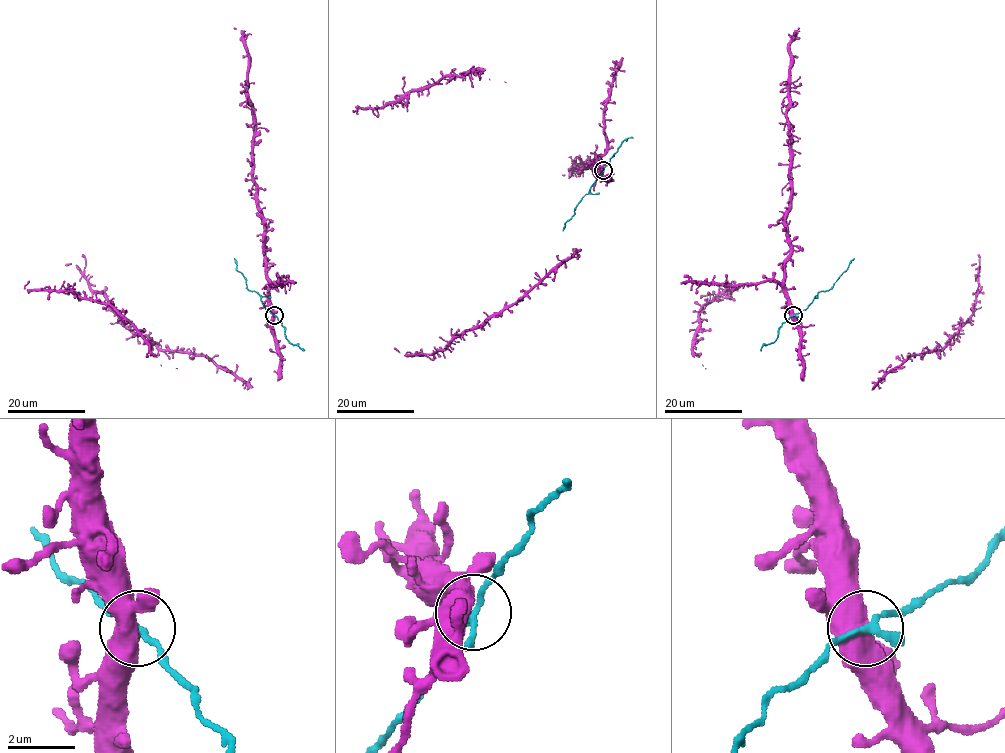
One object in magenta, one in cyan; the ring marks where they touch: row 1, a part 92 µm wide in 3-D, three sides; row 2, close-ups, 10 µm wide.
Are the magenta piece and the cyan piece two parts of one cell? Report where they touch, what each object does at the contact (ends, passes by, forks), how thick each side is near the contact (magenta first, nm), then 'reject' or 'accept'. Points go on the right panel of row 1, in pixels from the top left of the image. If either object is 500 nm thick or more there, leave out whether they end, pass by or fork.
at (793, 315); 600 nm thick on the magenta side, 200 nm on the other; accept

